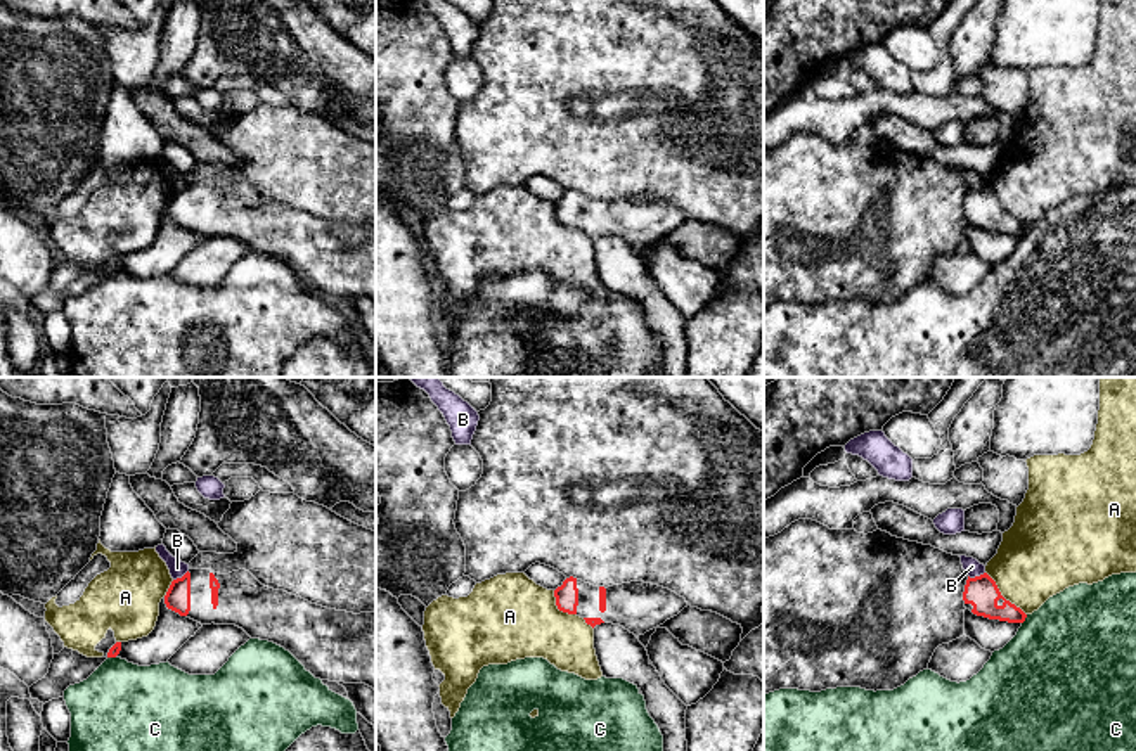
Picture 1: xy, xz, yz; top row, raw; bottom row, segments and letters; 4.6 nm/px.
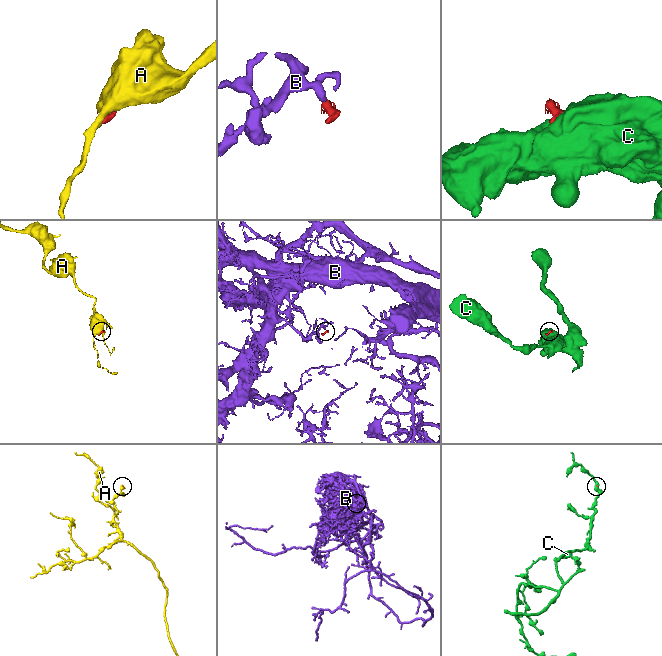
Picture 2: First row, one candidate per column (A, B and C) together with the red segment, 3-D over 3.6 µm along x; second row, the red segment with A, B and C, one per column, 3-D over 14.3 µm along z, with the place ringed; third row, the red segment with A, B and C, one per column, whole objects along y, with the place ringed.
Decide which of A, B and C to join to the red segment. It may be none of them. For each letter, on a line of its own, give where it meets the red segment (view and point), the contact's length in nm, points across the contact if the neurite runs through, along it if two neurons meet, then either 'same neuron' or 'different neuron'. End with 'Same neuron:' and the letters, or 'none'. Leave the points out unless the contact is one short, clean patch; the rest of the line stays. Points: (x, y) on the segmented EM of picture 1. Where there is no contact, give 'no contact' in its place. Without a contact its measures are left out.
A: meets red in yz at (1001, 596); contact 280 nm long; different neuron
B: meets red in yz at (975, 577); contact 80 nm long; border along yz (984, 571), (968, 577); different neuron
C: meets red in yz at (1024, 620); contact 50 nm long; border along yz (1027, 615), (1022, 623); different neuron
Same neuron: none

